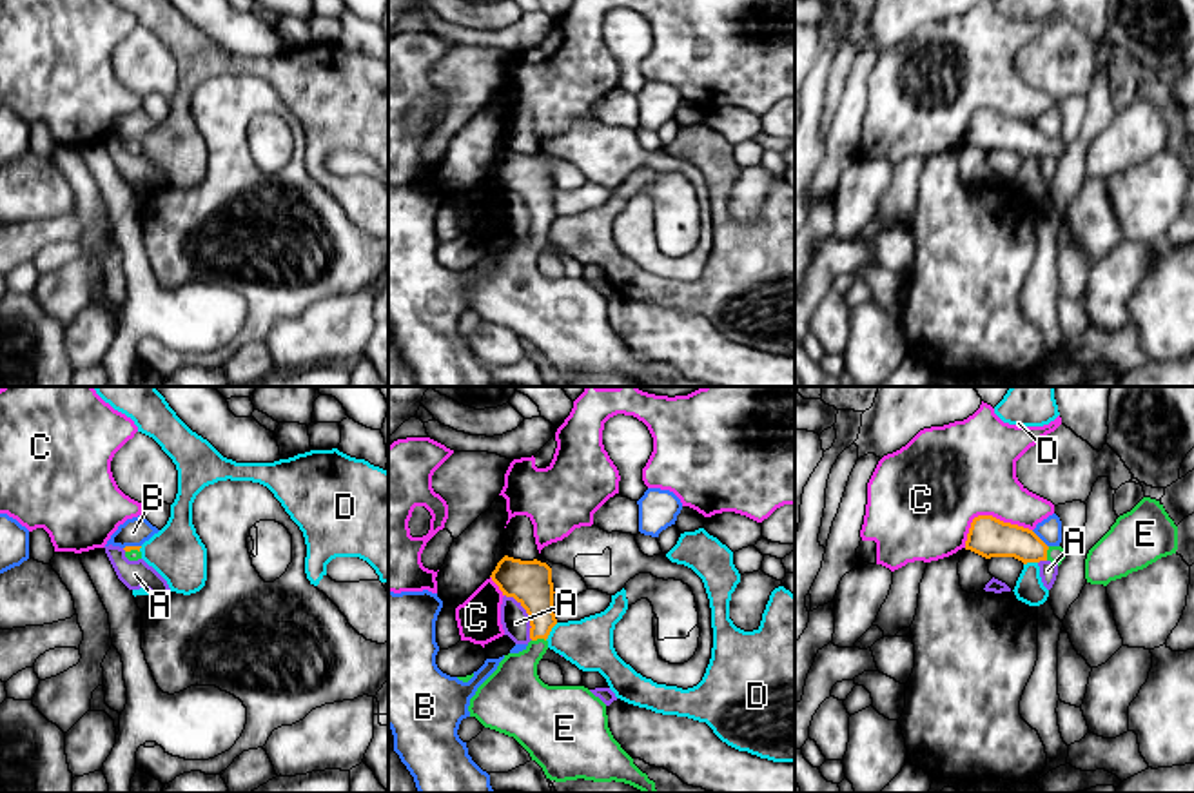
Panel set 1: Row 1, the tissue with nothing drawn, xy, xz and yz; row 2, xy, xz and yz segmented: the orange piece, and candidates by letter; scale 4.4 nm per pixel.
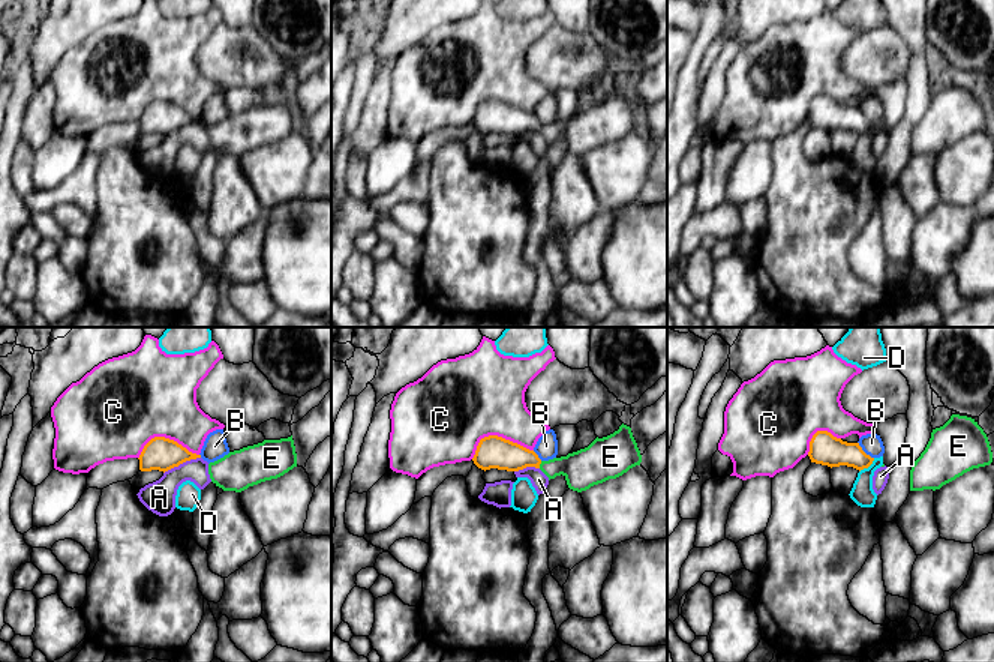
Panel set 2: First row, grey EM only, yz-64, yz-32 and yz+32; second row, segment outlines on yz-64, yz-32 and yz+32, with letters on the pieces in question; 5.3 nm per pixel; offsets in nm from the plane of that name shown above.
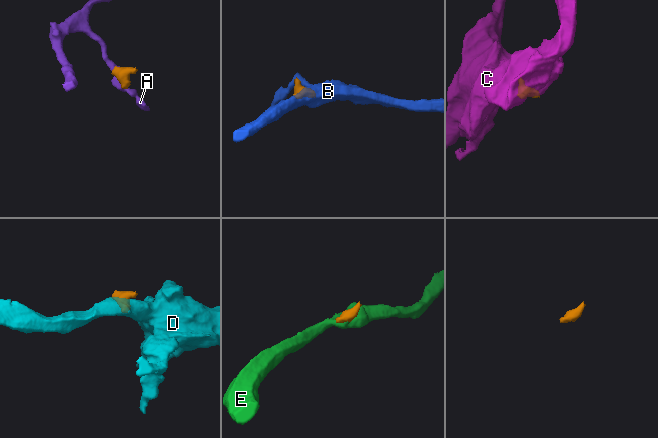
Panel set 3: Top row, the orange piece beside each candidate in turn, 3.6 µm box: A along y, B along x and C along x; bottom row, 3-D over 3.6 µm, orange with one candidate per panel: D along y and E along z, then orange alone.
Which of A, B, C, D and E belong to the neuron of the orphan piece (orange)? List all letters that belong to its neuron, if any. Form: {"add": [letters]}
{"add": ["E"]}

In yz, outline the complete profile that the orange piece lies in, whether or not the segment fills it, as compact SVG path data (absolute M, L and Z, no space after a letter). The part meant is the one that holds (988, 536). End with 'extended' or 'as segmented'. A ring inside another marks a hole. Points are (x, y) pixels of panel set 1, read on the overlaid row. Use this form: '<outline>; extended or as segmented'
M978 515L973 519L965 550L985 559L1014 557L1027 563L1051 561L1058 566L1067 555L1062 546L1047 546L1033 530L1003 523L993 515Z; extended

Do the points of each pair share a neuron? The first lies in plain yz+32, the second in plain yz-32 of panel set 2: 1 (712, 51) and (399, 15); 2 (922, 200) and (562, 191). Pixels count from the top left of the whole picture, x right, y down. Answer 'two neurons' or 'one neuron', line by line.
1: two neurons
2: one neuron

